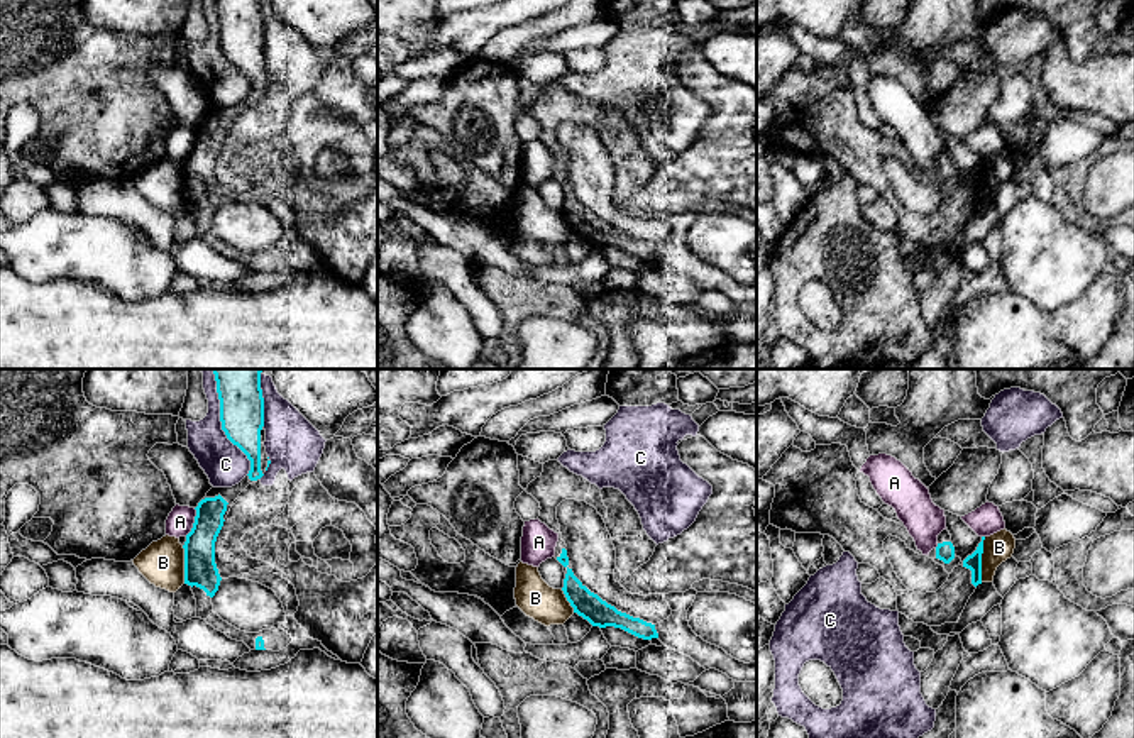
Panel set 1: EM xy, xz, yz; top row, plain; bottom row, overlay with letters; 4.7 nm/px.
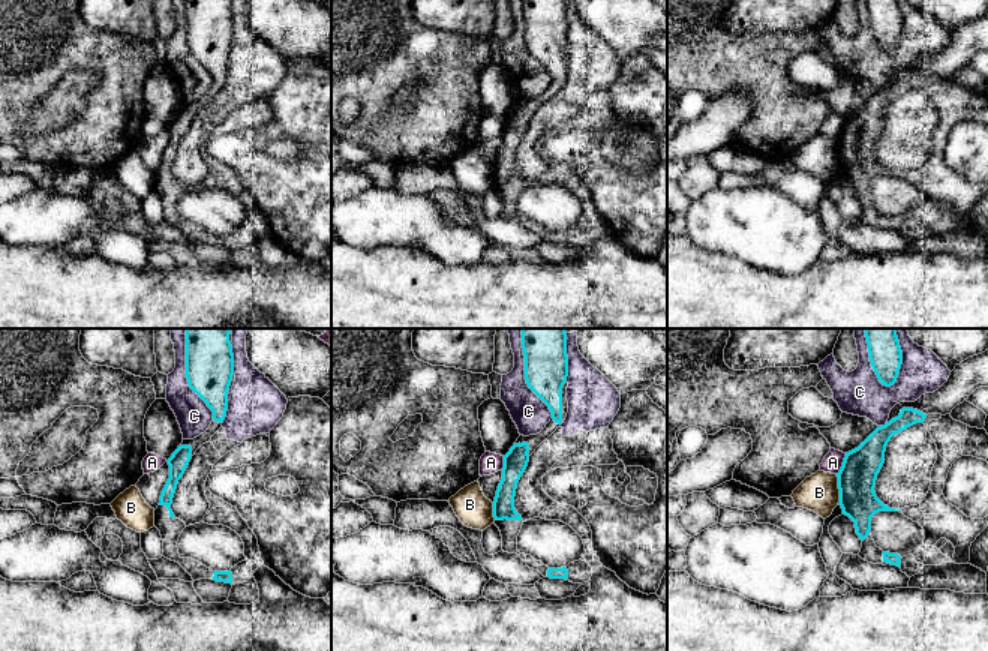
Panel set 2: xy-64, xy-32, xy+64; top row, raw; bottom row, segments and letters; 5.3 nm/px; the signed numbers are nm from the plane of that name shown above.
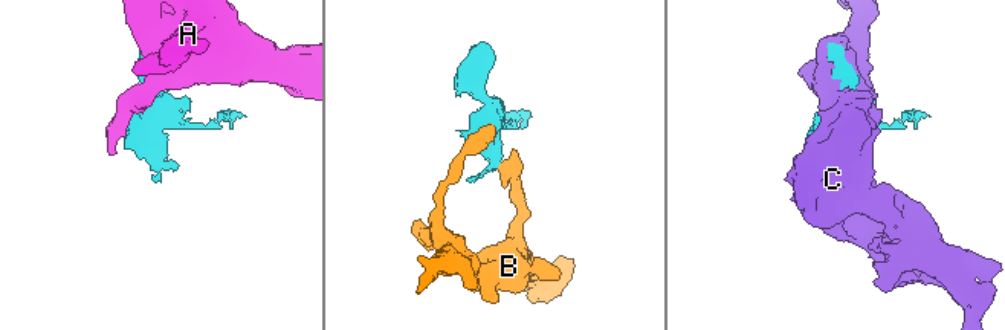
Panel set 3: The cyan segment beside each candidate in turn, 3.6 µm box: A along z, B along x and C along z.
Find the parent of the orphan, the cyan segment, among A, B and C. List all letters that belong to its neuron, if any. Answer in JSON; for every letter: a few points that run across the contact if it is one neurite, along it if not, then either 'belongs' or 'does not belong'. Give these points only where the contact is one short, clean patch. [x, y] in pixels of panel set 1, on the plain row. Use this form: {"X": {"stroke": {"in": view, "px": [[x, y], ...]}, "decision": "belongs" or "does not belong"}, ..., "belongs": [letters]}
{"A": {"decision": "does not belong"}, "B": {"decision": "does not belong"}, "C": {"decision": "does not belong"}, "belongs": []}

